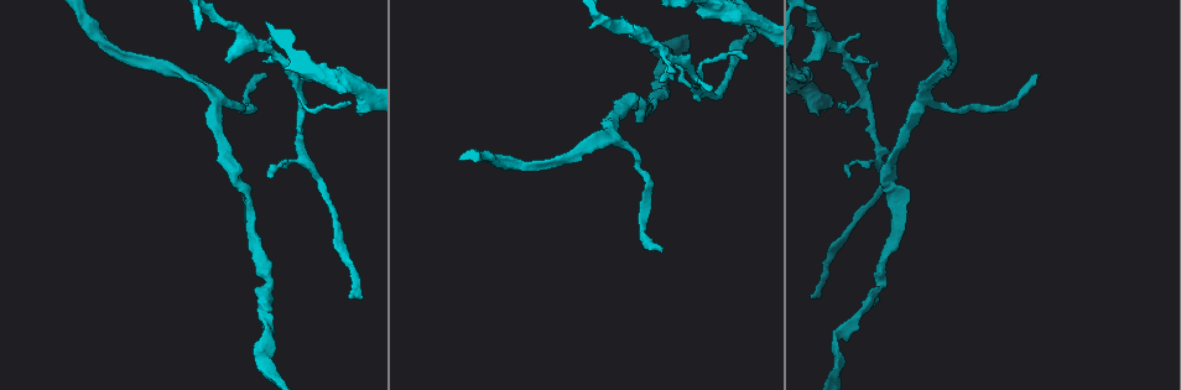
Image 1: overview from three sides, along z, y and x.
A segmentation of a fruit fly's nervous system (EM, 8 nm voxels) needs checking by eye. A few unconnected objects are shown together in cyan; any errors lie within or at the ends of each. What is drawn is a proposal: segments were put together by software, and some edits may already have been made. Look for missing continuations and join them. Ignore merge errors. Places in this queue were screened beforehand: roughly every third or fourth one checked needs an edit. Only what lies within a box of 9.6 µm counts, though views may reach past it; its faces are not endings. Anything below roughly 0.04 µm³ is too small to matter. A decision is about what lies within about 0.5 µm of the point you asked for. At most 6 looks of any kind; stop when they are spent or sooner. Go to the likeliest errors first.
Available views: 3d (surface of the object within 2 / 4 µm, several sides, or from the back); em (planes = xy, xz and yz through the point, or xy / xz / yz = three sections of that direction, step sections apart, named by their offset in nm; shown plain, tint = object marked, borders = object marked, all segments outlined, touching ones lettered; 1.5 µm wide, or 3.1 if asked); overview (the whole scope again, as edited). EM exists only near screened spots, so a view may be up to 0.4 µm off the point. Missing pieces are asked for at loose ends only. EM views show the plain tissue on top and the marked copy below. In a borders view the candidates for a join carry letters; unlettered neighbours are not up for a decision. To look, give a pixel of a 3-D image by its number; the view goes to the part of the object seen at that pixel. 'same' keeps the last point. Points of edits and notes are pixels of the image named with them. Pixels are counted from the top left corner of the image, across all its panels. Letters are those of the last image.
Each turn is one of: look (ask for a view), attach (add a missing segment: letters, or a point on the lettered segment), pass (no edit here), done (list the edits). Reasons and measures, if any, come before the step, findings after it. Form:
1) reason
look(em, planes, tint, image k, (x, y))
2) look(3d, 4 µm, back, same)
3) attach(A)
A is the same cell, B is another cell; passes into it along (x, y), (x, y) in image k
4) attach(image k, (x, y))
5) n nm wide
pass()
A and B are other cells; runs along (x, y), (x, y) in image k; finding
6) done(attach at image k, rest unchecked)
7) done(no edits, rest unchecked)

thin end
look(3d, 2 µm, image 1, (264, 74))

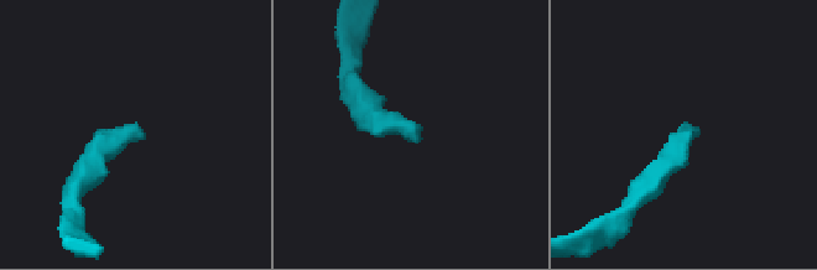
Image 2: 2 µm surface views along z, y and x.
now the EM
look(em, xz, step 8, tint, image 2, (413, 141))

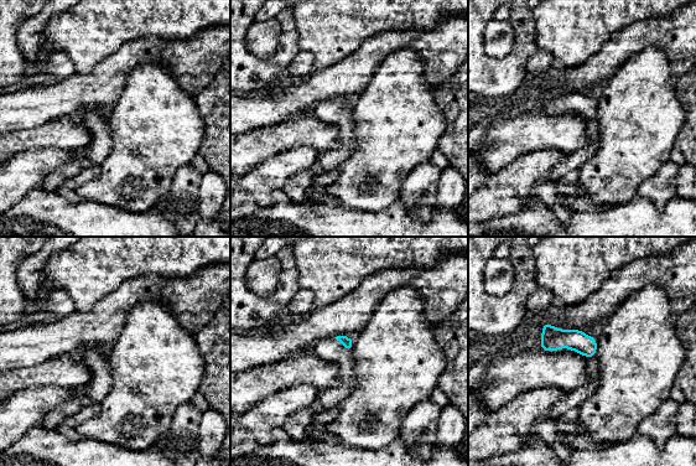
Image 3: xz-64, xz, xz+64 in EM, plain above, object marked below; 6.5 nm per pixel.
another direction
look(em, planes, borders, same)

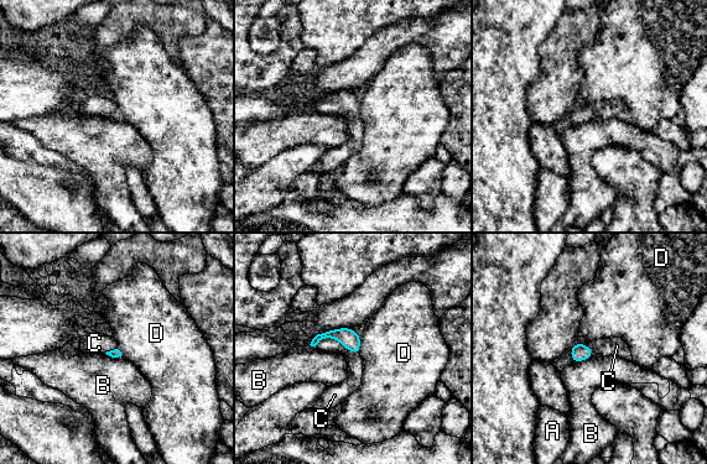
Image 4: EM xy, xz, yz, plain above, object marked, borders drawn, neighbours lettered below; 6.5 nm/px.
attach(C)
C is the same cell, A, B and D are other cells; it goes on there

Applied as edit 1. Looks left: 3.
redraw
look(overview)

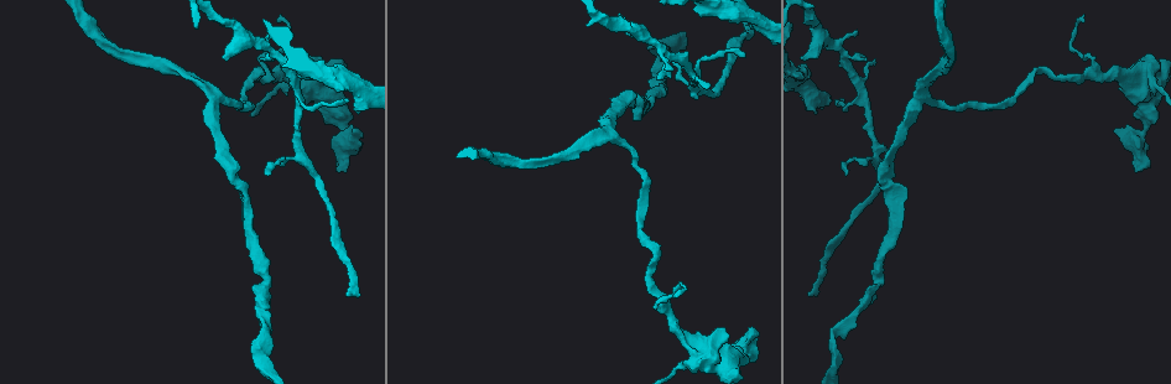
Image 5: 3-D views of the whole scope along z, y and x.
free end
look(3d, 4 µm, image 5, (802, 58))

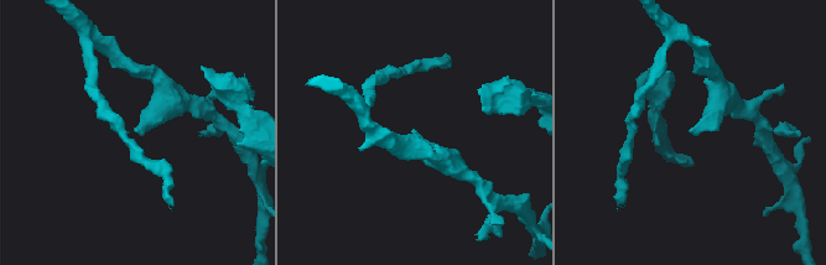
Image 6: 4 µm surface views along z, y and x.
need the tissue
look(em, planes, borders, image 6, (136, 129))

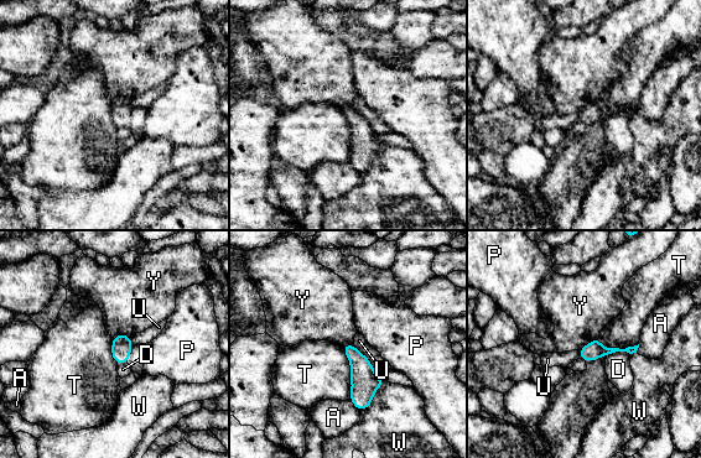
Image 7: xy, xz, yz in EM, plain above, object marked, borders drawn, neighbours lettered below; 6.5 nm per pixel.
pass()
A, D, P, T, U, W and Y are other cells; border along (341, 347), (349, 363), (349, 399) in image 7; no lettered segment goes on from it

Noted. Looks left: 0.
done(attach at image 4, rest unchecked)

